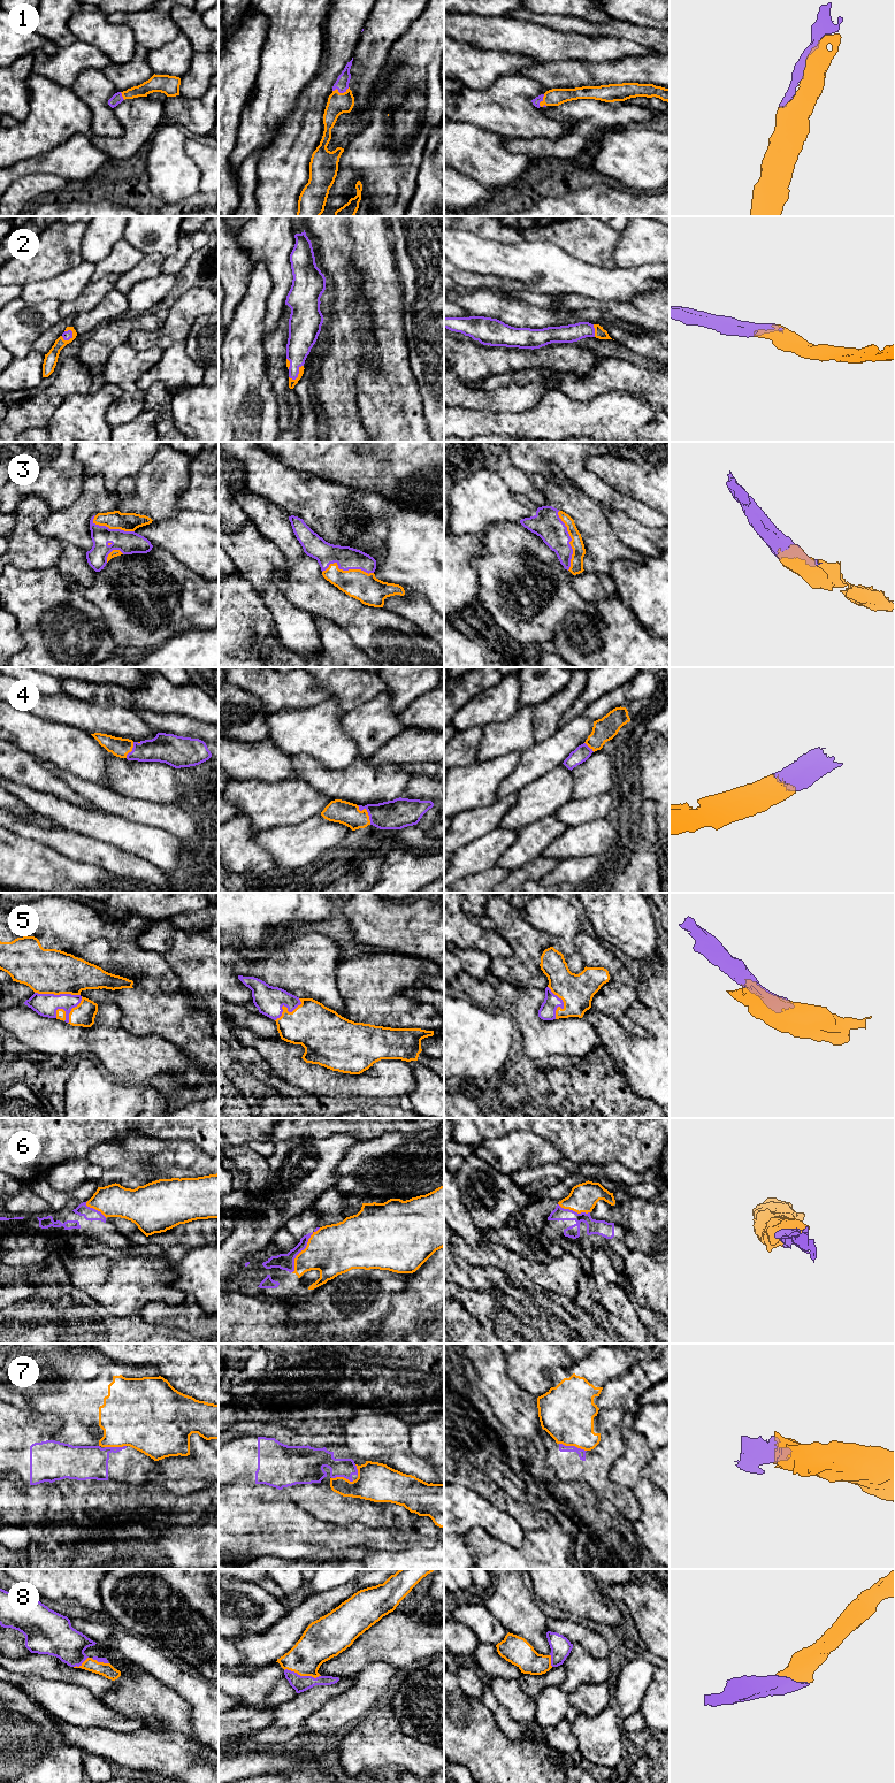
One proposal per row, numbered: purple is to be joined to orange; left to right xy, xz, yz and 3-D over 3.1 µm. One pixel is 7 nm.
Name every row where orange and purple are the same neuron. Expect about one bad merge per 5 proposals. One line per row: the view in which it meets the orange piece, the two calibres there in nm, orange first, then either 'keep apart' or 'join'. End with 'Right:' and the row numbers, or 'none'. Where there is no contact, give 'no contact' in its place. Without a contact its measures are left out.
1: contact in xz; calibres 150 and 100 nm; join
2: contact in xy; calibres 90 and 60 nm; join
3: contact in yz; calibres 100 and 200 nm; join
4: contact in xz; calibres 160 and 200 nm; join
5: contact in xy; calibres 320 and 160 nm; join
6: contact in xz; calibres 360 and 110 nm; join
7: contact in yz; calibres 380 and 50 nm; keep apart
8: contact in xz; calibres 260 and 110 nm; join
Right: 1, 2, 3, 4, 5, 6, 8

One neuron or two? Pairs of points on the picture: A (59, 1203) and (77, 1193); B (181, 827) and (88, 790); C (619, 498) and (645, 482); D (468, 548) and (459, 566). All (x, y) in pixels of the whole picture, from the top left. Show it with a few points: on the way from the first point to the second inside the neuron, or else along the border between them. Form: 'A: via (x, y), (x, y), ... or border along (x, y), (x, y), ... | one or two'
A: via (63, 1199), (73, 1195) | one
B: via (158, 816), (111, 802) | one
C: border along (603, 479), (616, 490), (649, 506) | two
D: via (464, 552), (459, 557), (459, 561) | one

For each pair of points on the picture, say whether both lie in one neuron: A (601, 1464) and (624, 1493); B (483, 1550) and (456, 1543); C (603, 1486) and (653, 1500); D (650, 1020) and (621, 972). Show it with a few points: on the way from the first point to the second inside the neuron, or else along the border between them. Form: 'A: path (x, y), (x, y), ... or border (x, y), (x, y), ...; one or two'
A: path (601, 1474), (601, 1477), (614, 1491); one
B: border (456, 1533), (461, 1533), (465, 1537), (473, 1556); two
C: border (611, 1478), (634, 1495), (640, 1509), (637, 1521); two
D: border (635, 1000), (627, 1010), (627, 1015), (642, 1026); two

